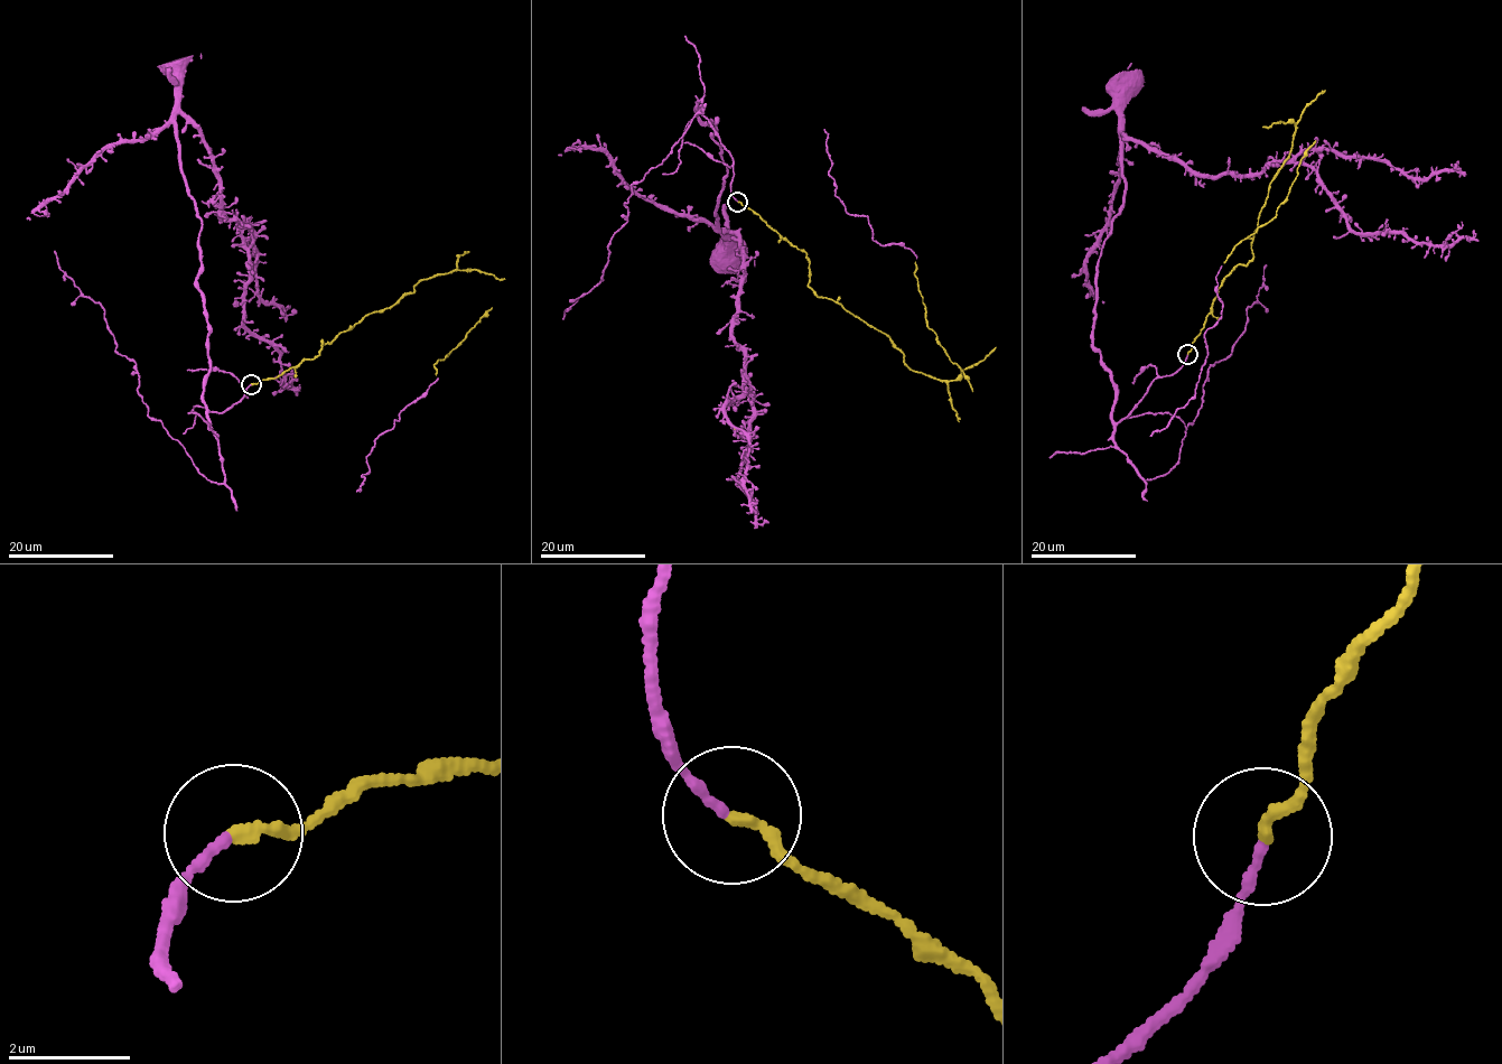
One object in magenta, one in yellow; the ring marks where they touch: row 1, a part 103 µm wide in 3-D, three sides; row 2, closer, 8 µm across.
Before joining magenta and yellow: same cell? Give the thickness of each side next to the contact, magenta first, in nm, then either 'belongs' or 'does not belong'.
150/190 nm | belongs

